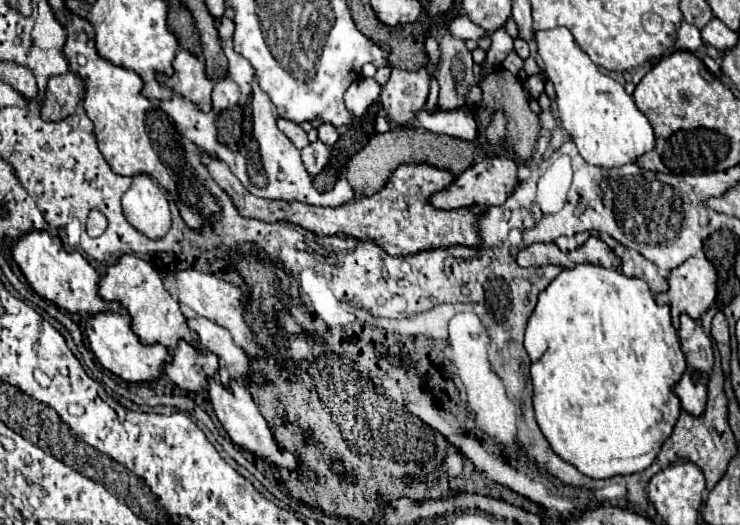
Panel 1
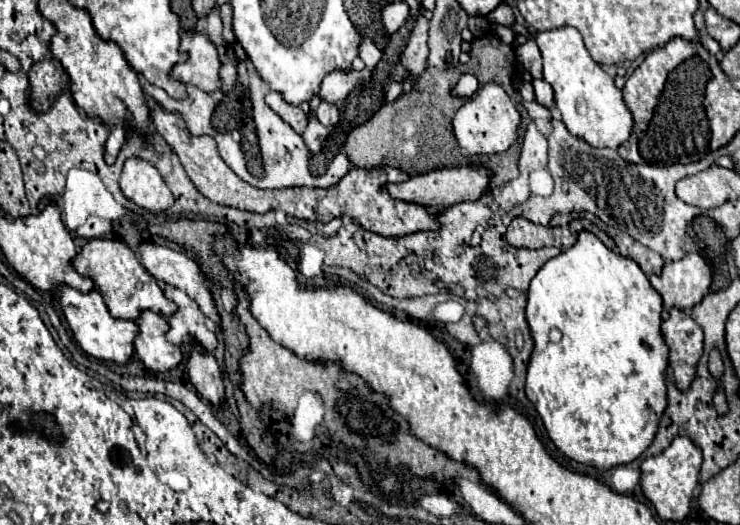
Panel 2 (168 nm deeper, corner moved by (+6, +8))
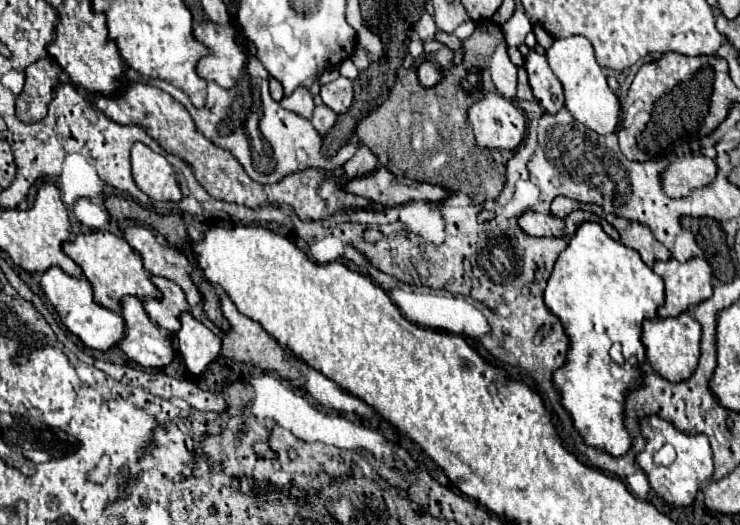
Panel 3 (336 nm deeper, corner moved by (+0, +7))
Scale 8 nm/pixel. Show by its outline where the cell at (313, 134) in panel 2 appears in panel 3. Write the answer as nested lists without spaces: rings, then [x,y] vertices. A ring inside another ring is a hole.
[[[318,105],[318,107],[314,109],[312,125],[314,125],[314,129],[316,129],[320,135],[326,135],[326,133],[332,129],[334,123],[336,123],[336,113],[334,113],[330,107]]]

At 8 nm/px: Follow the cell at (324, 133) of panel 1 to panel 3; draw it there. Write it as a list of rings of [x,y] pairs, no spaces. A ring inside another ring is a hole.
[[[338,77],[336,81],[322,87],[320,97],[322,103],[326,103],[336,115],[342,115],[352,105],[352,81],[346,77]]]

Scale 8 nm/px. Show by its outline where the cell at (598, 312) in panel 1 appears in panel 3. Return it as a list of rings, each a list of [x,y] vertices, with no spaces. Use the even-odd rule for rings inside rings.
[[[582,223],[576,235],[570,239],[568,247],[556,259],[554,271],[544,291],[544,303],[554,315],[558,315],[568,337],[564,365],[552,373],[552,383],[554,389],[560,393],[560,403],[564,411],[570,415],[574,429],[582,435],[588,447],[608,453],[614,459],[628,455],[634,439],[624,425],[624,401],[630,391],[642,387],[642,363],[646,361],[646,349],[640,339],[642,323],[646,321],[646,317],[656,319],[658,307],[662,307],[664,303],[662,279],[640,259],[638,251],[610,239],[598,223]],[[616,341],[622,343],[622,367],[616,365],[608,355],[610,345]],[[630,359],[636,359],[636,365],[630,365]]]

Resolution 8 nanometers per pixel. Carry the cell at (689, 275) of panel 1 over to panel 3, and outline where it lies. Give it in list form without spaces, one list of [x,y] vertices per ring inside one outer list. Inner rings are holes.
[[[702,257],[686,263],[678,263],[676,259],[658,261],[652,269],[666,285],[666,303],[658,309],[662,319],[678,317],[712,297],[712,269]]]

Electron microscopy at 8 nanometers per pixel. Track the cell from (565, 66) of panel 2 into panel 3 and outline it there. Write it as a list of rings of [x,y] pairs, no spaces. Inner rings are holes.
[[[572,35],[566,39],[556,39],[552,47],[546,51],[546,59],[554,75],[560,79],[566,97],[566,109],[578,119],[582,125],[590,127],[598,135],[618,133],[622,125],[622,107],[616,93],[610,89],[606,81],[606,73],[596,63],[592,43],[582,35]]]

